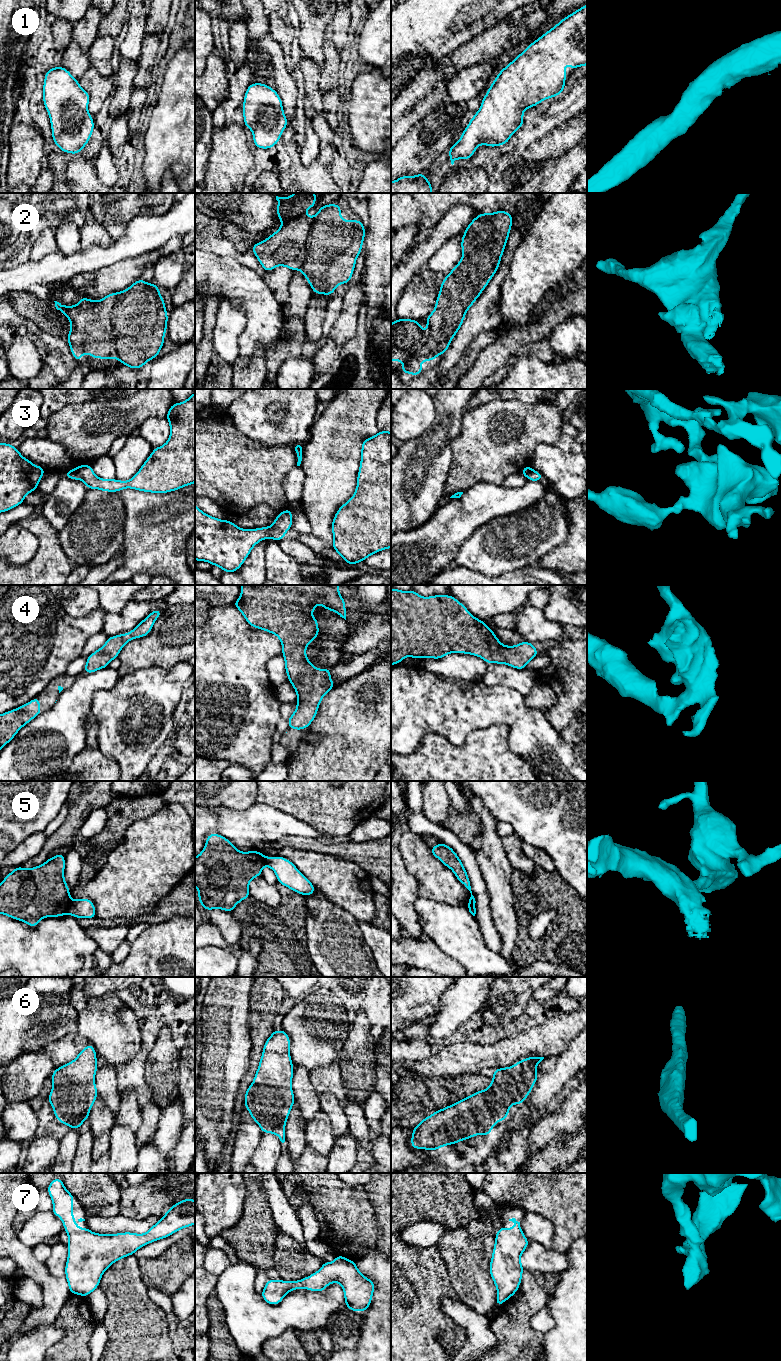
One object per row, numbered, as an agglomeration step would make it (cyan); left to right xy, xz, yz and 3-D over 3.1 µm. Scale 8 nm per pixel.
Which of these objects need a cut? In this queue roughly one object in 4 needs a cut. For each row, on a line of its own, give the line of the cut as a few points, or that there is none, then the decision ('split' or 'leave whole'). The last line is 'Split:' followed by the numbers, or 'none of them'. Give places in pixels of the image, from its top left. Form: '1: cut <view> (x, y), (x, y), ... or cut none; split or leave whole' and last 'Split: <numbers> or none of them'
1: cut none; leave whole
2: cut none; leave whole
3: cut xz (272, 526), (284, 532); split
4: cut none; leave whole
5: cut xy (72, 901), (67, 912); split
6: cut none; leave whole
7: cut none; leave whole
Split: 3, 5

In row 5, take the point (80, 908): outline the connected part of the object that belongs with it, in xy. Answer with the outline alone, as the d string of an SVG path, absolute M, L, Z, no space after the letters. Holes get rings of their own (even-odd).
M87 898L73 900L69 905L68 914L76 919L97 917L94 903Z

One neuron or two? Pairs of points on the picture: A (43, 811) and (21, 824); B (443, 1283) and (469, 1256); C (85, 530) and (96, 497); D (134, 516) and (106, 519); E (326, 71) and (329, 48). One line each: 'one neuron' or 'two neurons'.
A: one neuron
B: two neurons
C: one neuron
D: two neurons
E: one neuron

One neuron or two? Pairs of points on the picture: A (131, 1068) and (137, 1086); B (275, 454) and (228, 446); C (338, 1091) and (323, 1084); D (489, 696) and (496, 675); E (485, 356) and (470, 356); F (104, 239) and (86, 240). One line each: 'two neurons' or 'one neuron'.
A: one neuron
B: one neuron
C: one neuron
D: two neurons
E: two neurons
F: one neuron

